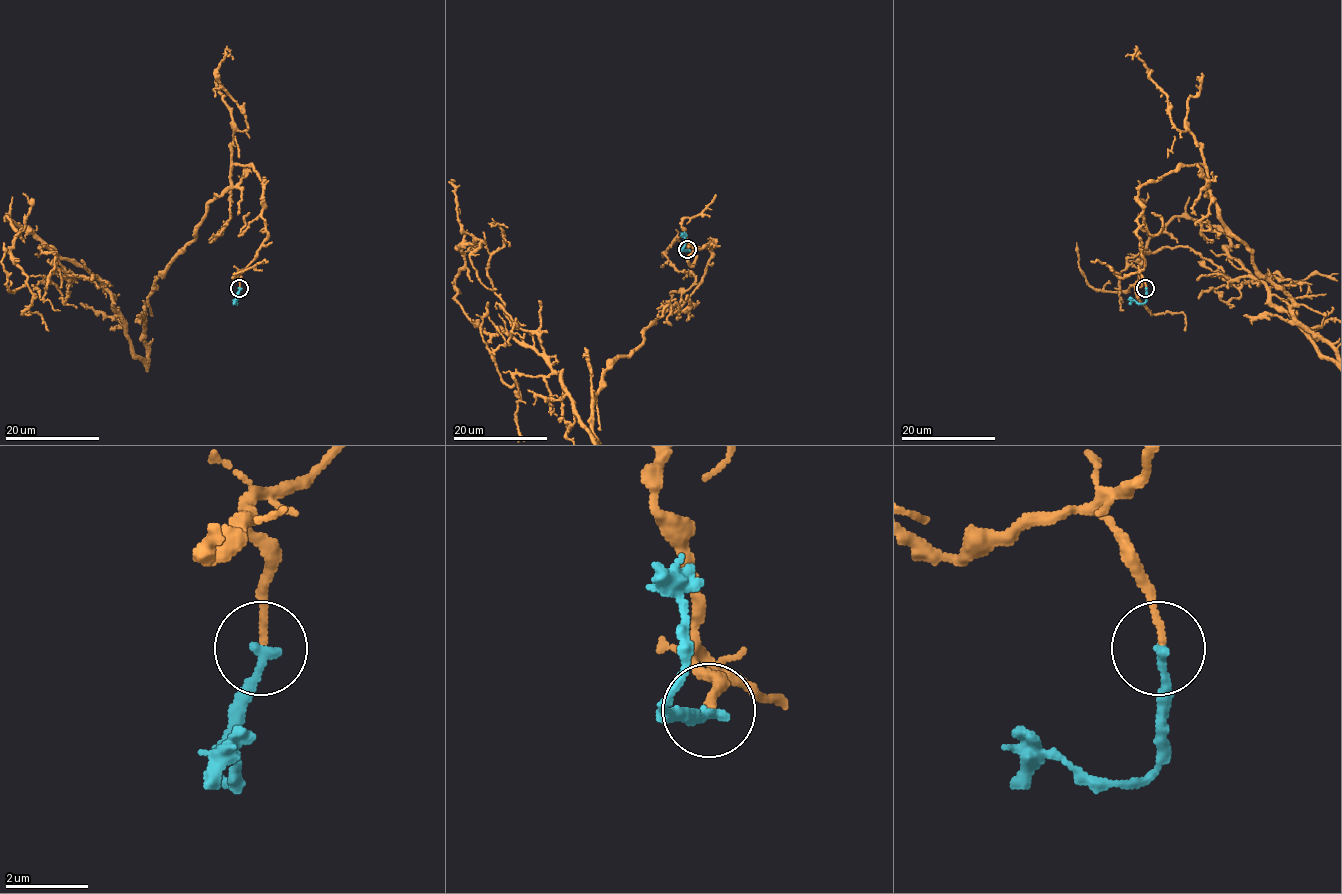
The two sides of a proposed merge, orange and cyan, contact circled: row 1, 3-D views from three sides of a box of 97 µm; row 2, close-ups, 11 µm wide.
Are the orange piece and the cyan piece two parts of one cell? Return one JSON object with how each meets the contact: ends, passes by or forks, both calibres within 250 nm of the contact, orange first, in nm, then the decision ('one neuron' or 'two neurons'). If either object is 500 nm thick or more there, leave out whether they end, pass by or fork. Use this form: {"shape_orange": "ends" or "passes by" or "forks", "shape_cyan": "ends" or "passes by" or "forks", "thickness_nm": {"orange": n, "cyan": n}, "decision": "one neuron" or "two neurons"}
{"shape_orange": "ends", "shape_cyan": "ends", "thickness_nm": {"orange": 150, "cyan": 240}, "decision": "one neuron"}

